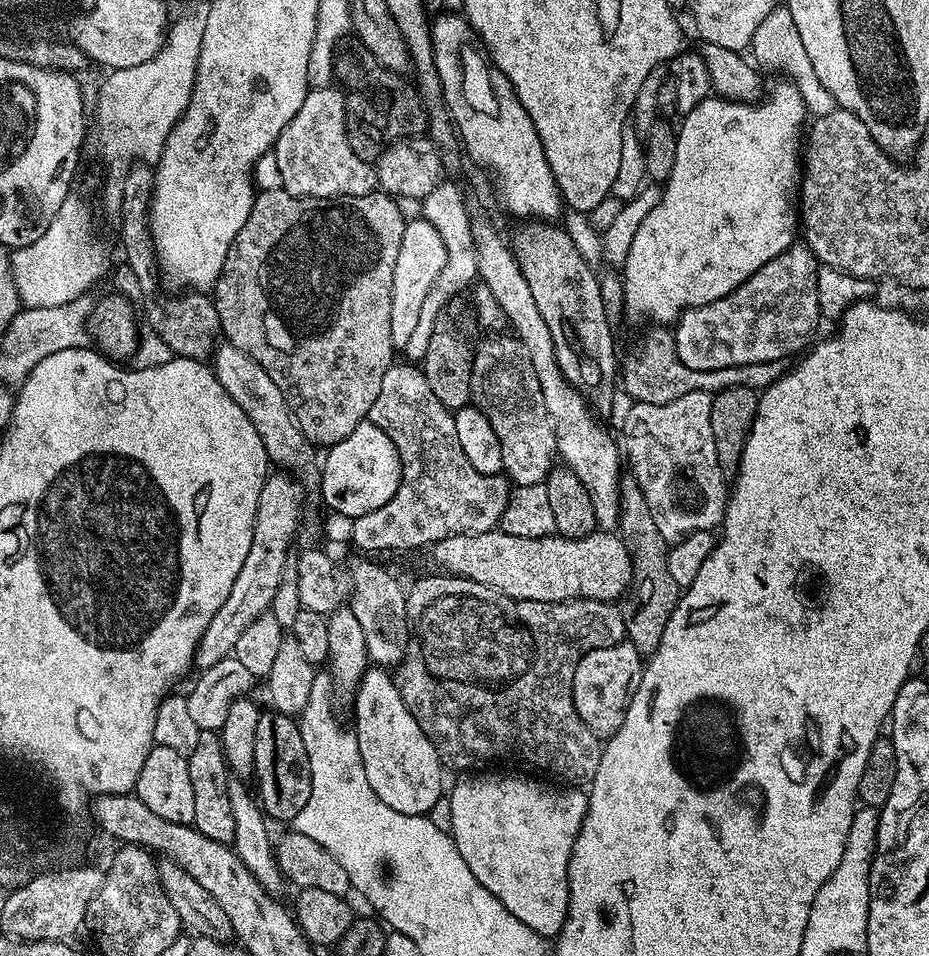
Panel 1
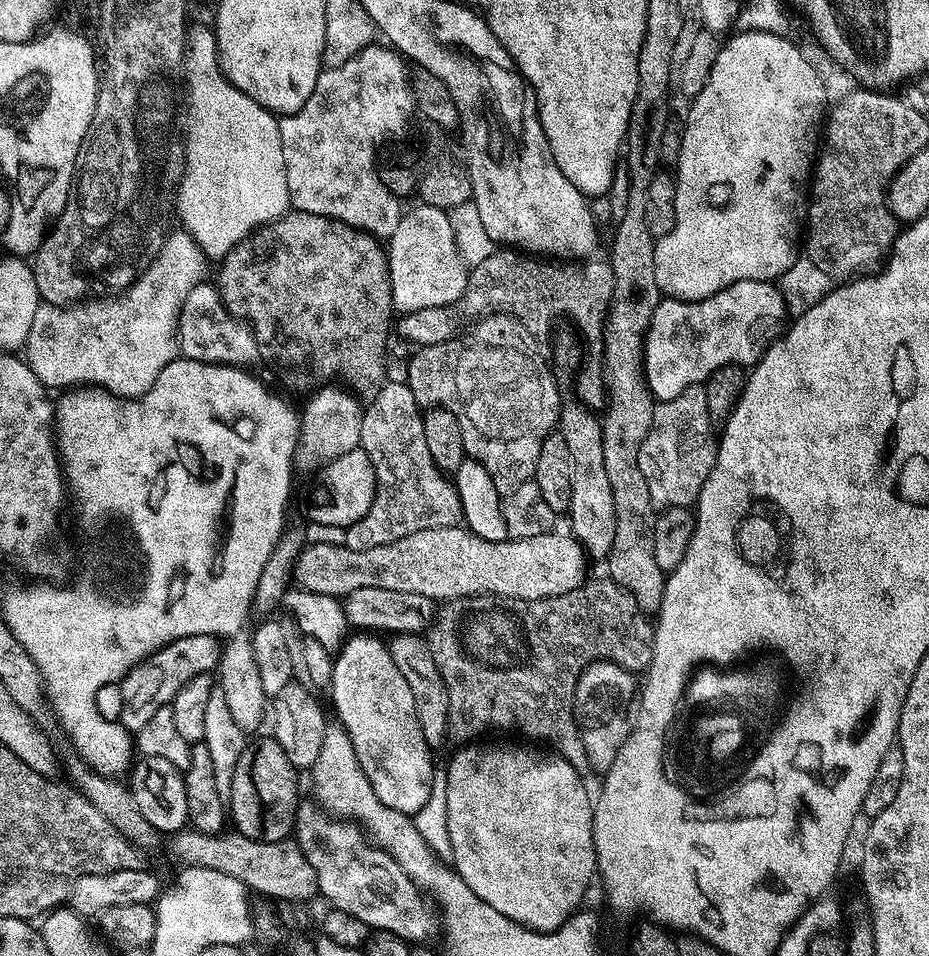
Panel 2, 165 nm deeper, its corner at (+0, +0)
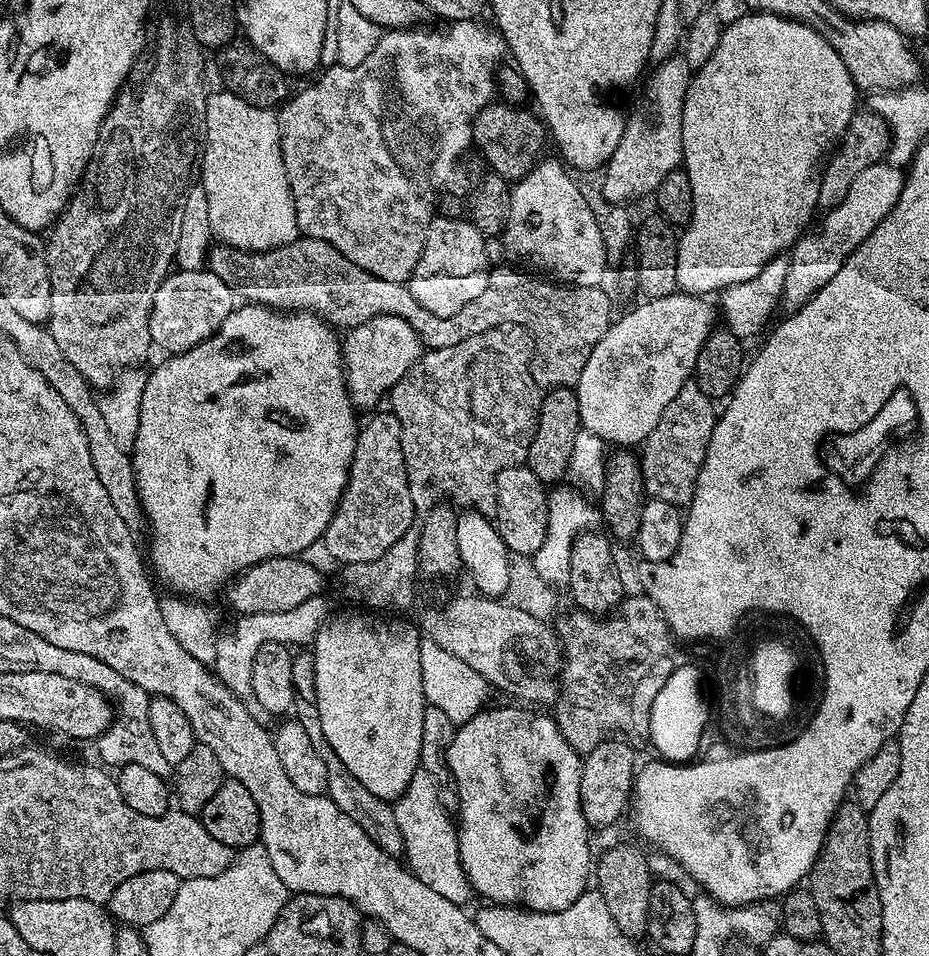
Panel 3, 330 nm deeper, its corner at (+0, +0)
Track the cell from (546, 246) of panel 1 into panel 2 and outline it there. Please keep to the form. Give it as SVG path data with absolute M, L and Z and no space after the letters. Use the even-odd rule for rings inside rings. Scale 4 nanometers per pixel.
M579 402L571 403L561 407L558 421L558 431L566 438L570 459L574 461L566 516L572 519L571 535L584 547L585 553L593 561L604 562L614 542L614 493L610 491L610 478L606 475L606 462L602 455L602 424L593 409Z

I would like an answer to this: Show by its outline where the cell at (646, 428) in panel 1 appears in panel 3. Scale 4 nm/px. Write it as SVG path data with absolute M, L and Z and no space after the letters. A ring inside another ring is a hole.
M694 382L686 383L666 410L658 418L658 426L650 430L644 439L639 453L640 473L644 479L644 492L651 499L670 502L677 506L687 506L694 498L698 474L710 446L710 434L714 434L718 408L715 408L713 397L702 394Z

